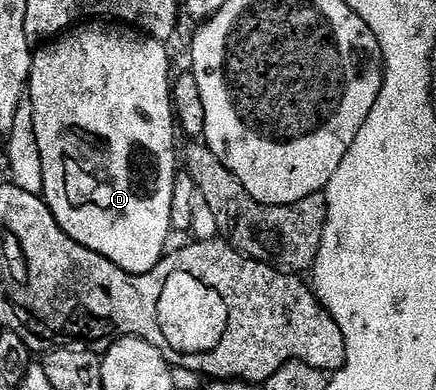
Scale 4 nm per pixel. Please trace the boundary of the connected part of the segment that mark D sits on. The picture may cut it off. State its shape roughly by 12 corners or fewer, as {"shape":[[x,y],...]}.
{"shape":[[113,21],[29,74],[43,198],[159,265],[179,170],[169,51]]}

